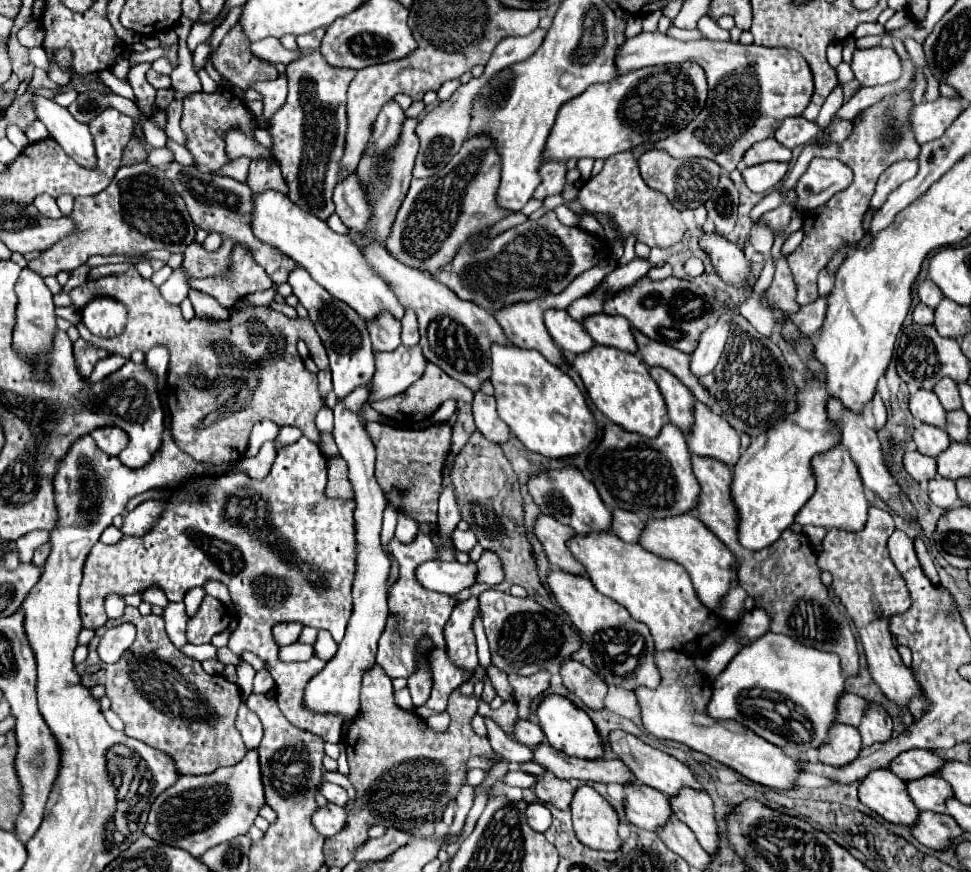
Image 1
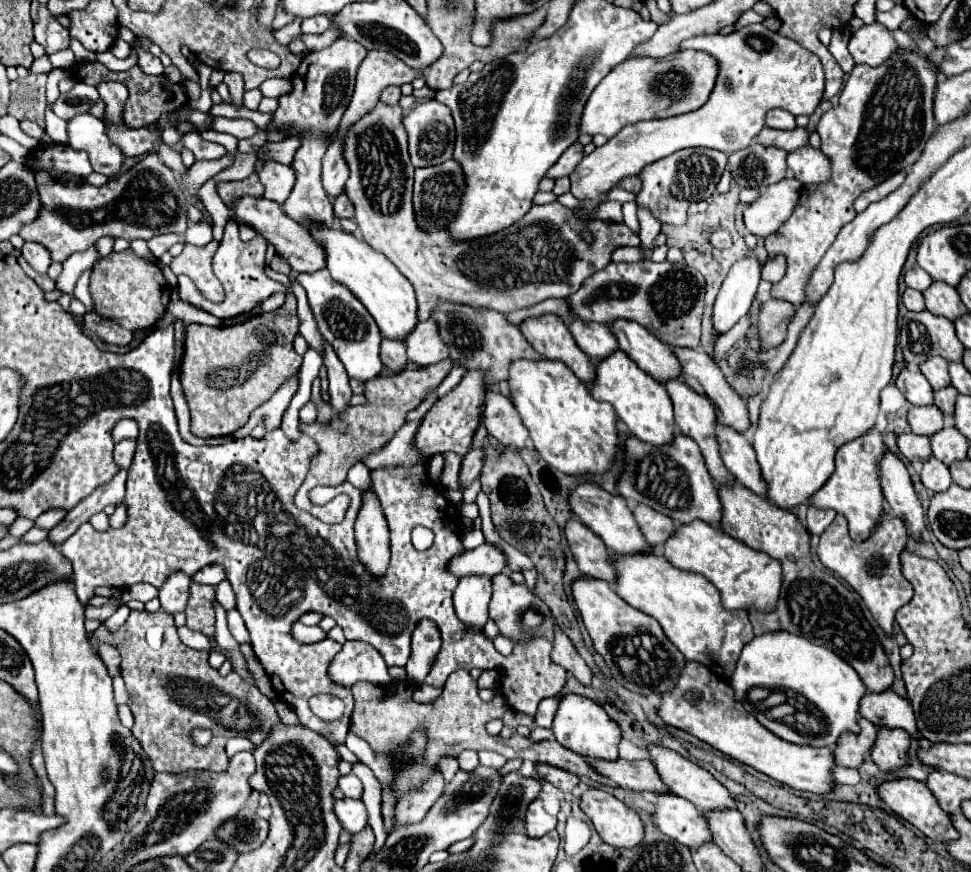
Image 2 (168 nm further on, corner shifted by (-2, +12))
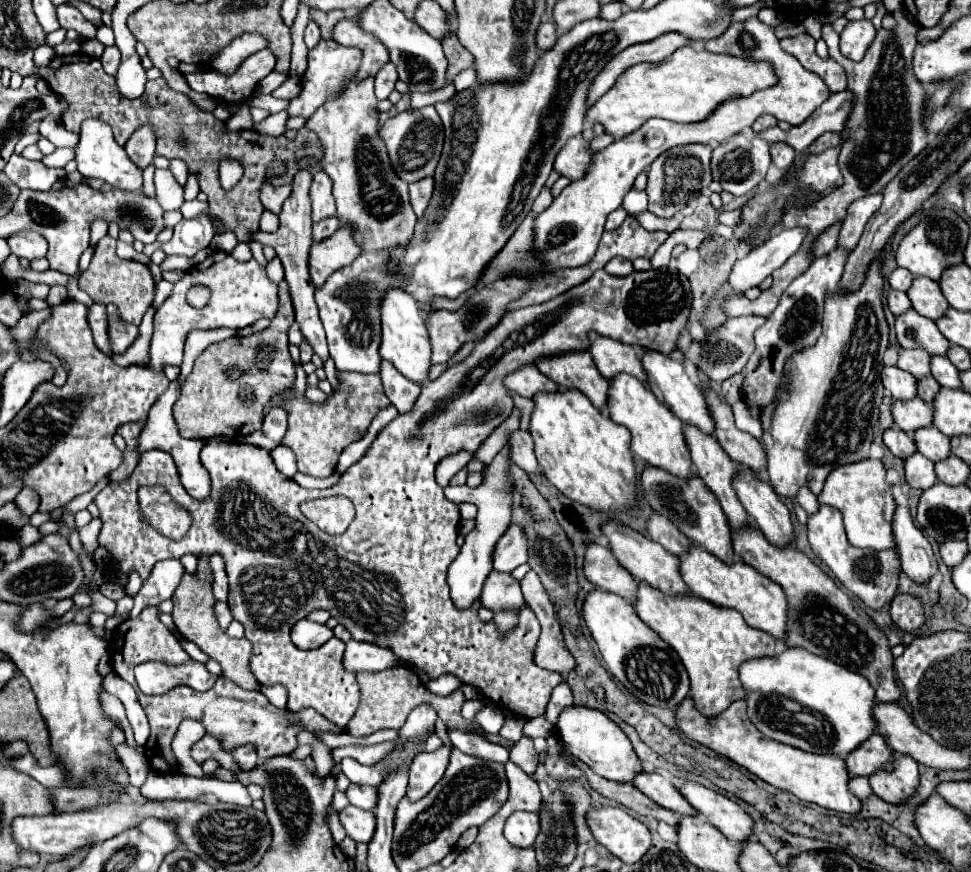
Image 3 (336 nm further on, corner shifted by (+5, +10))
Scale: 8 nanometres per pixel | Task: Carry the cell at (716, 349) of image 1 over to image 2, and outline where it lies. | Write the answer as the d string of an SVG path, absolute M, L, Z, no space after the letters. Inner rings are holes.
M749 256L739 260L731 268L713 308L715 332L725 334L735 322L739 322L739 318L743 318L749 312L761 280L763 264L765 262Z

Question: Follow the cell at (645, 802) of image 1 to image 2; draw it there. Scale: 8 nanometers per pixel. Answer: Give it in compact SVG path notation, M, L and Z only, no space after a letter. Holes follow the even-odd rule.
M675 794L655 798L655 824L663 834L691 848L691 852L711 842L707 818L699 808L695 808L695 804Z

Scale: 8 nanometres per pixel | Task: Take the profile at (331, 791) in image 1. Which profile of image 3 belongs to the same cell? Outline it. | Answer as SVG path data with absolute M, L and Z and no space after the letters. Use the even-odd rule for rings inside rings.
M350 784L346 790L346 796L352 806L358 806L362 810L374 810L374 806L376 806L376 788L372 788L372 786Z

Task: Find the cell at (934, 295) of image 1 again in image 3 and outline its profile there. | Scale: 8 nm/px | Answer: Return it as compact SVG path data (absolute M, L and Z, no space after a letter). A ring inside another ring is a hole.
M896 268L896 270L888 276L888 282L890 282L890 288L894 288L894 290L902 290L902 292L908 292L910 284L914 282L914 274L912 274L910 270Z

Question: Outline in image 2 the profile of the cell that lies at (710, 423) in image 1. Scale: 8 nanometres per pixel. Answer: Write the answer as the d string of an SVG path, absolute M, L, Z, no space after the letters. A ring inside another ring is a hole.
M717 424L717 432L719 432L719 444L721 444L719 448L721 448L721 458L725 468L747 490L751 490L761 498L767 498L767 484L761 476L755 450L747 442L747 438L731 428L723 428L721 424Z

